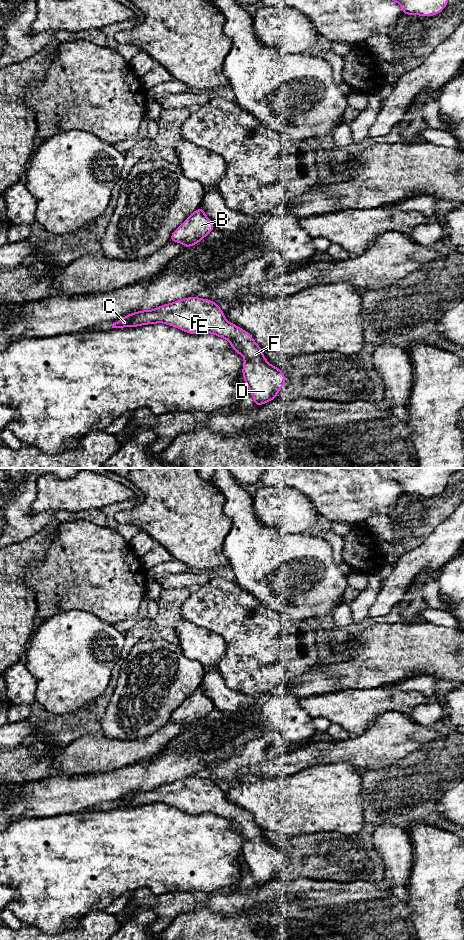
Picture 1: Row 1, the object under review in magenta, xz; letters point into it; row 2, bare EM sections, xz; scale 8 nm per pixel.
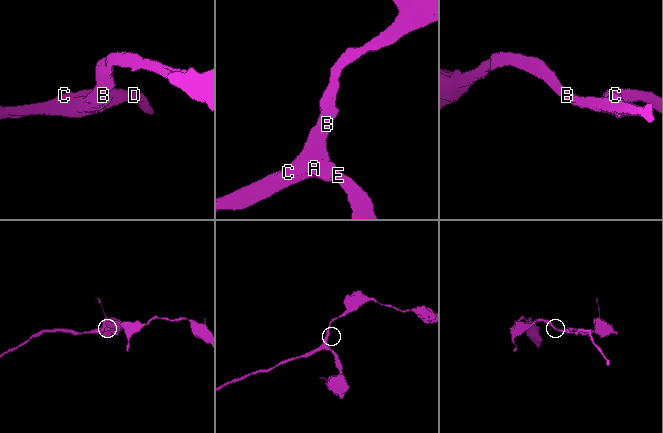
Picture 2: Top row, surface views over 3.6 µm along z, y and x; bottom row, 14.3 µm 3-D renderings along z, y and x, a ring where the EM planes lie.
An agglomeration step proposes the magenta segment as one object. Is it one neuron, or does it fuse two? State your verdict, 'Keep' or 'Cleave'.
Keep

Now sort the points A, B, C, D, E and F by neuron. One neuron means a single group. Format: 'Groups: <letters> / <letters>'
Groups: A B C D E F

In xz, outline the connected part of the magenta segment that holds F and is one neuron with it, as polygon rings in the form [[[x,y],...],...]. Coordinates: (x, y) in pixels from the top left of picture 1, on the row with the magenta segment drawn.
[[[191,296],[152,310],[129,313],[113,323],[112,328],[157,323],[173,326],[192,335],[211,333],[229,341],[231,348],[245,359],[242,375],[255,401],[254,407],[276,399],[285,384],[285,374],[266,360],[264,350],[252,335],[228,322],[218,303],[210,299]]]

